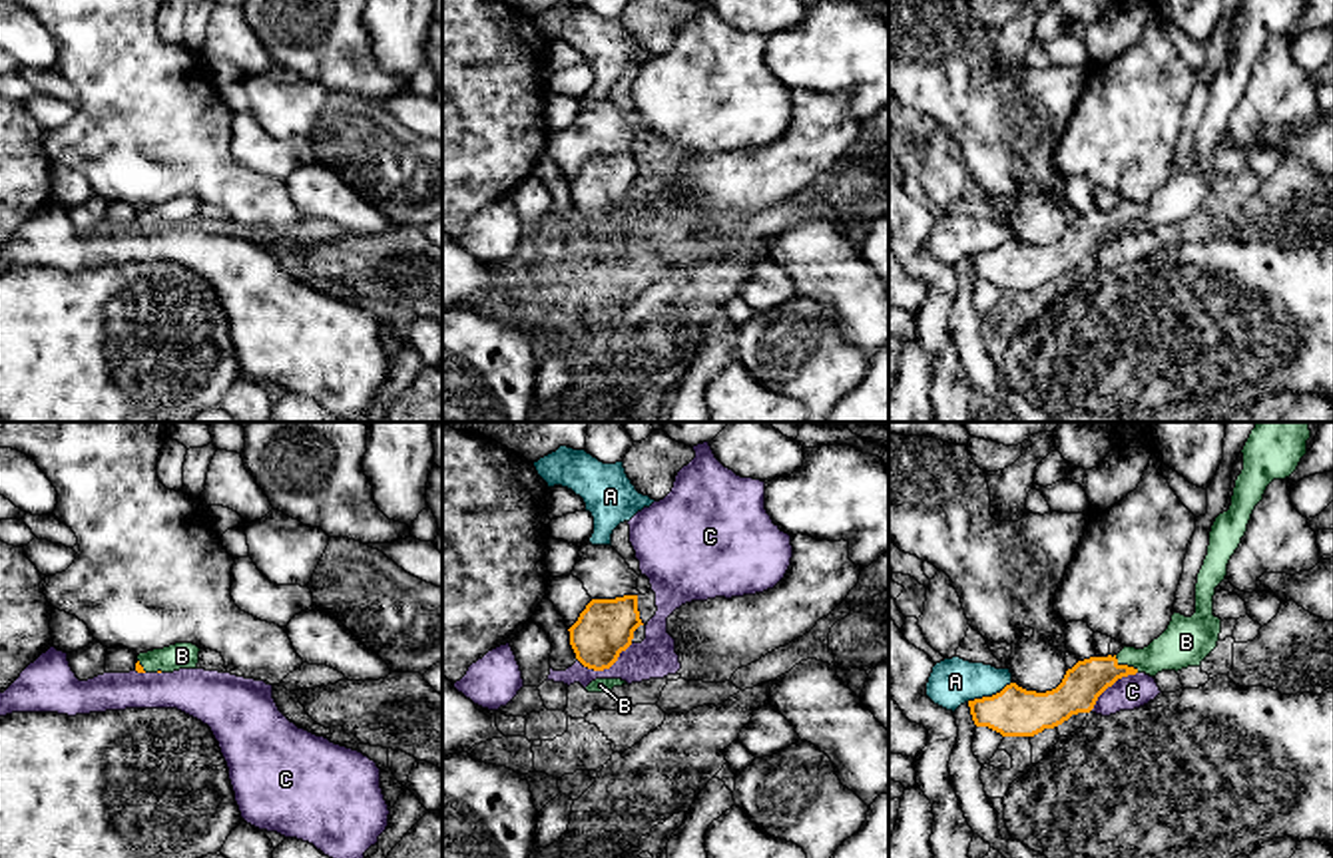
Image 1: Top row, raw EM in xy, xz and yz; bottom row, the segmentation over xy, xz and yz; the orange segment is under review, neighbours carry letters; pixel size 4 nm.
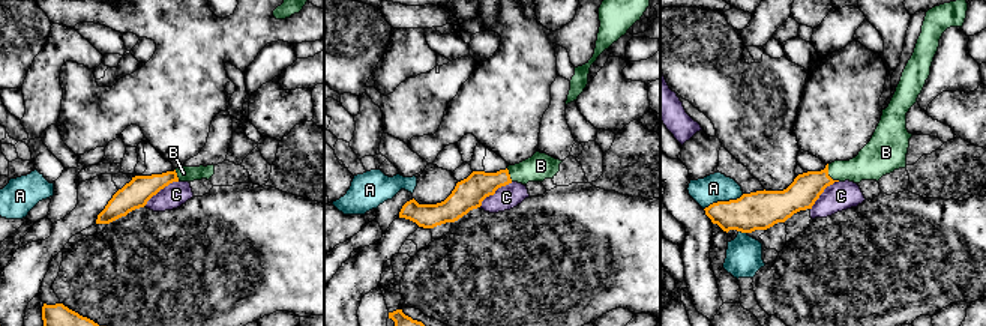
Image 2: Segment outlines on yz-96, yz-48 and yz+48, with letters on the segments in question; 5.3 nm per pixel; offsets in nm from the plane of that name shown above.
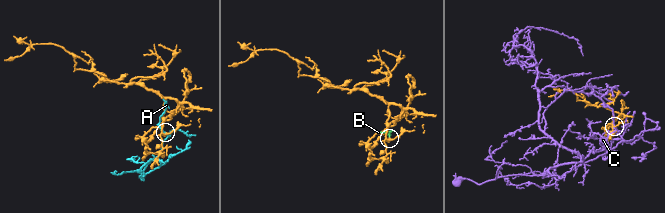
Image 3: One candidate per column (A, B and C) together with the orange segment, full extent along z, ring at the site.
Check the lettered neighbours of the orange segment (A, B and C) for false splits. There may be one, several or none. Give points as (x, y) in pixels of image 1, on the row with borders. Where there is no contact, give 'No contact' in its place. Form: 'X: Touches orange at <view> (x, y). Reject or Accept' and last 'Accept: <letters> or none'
A: Touches orange at yz (989, 697). Reject
B: Touches orange at yz (1126, 665). Accept
C: Touches orange at xz (606, 667). Reject
Accept: B

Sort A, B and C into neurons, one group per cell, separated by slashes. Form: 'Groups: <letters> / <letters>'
Groups: A / B / C

